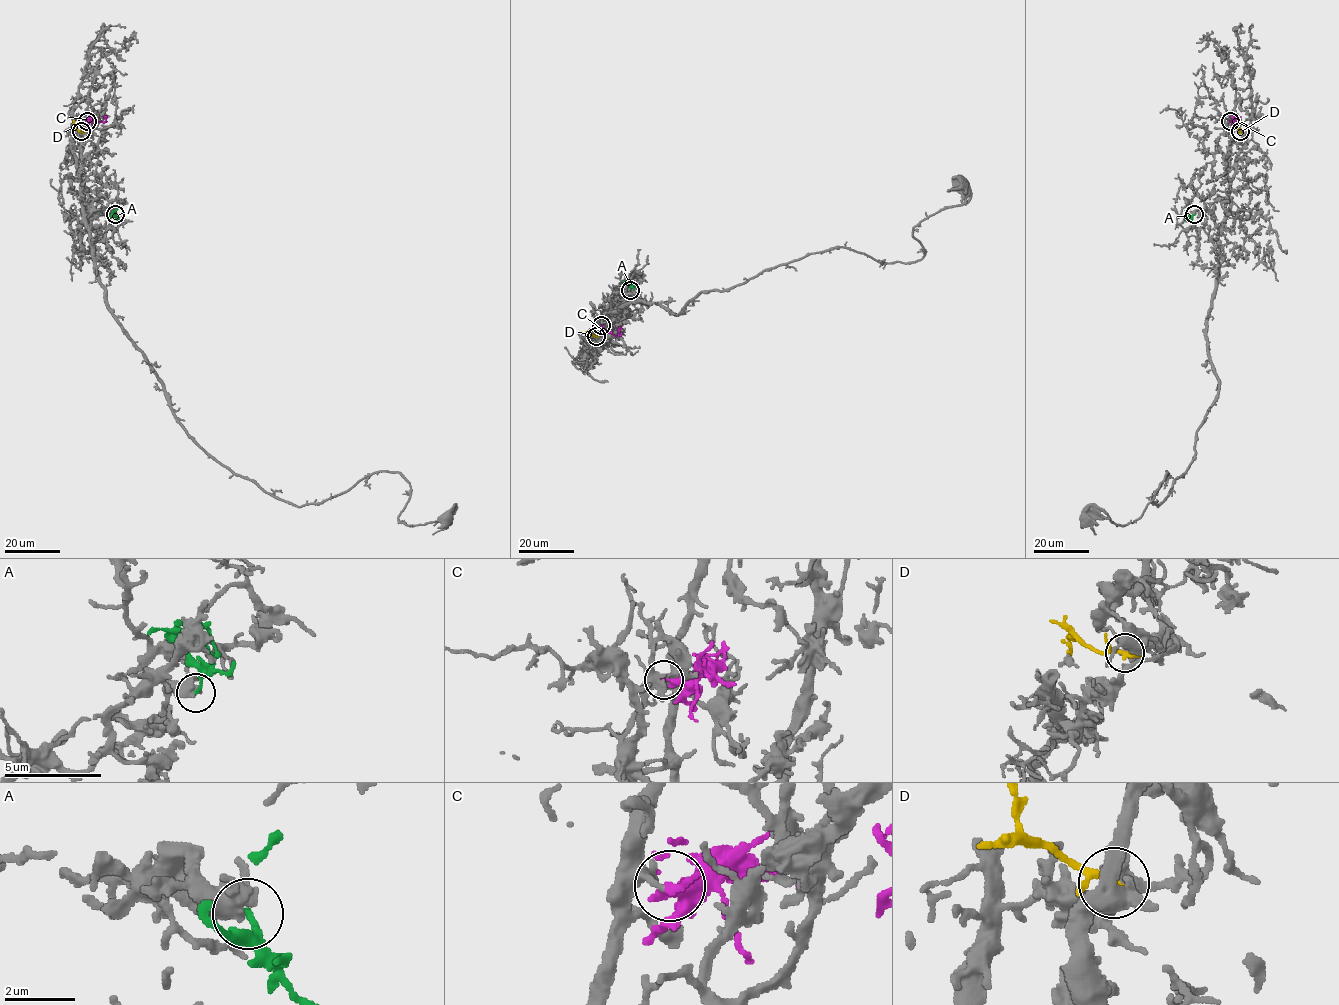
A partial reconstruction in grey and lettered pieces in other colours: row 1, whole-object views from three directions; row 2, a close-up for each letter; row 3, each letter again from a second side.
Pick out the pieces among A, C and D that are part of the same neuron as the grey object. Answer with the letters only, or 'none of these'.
none of these

